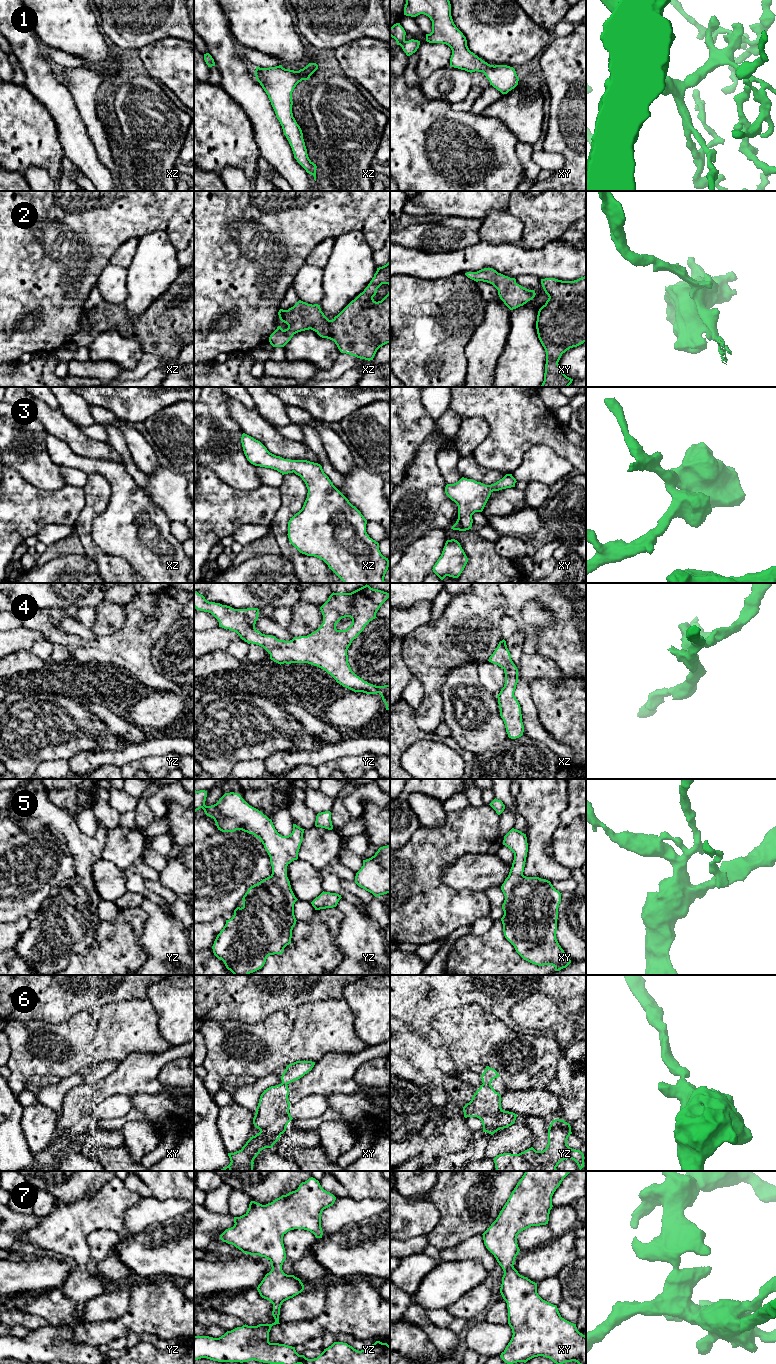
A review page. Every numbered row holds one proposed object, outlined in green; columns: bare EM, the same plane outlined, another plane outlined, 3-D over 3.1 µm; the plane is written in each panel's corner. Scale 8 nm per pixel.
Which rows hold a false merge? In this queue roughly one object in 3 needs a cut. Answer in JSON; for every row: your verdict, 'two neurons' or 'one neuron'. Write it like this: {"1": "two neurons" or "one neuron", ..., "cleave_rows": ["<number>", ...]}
{"1": "one neuron", "2": "one neuron", "3": "one neuron", "4": "one neuron", "5": "one neuron", "6": "two neurons", "7": "one neuron", "cleave_rows": ["6"]}

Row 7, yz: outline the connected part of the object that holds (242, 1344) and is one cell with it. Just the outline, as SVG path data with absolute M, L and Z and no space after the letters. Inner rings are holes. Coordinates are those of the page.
M311 1177L302 1182L298 1189L262 1205L251 1201L247 1212L234 1217L234 1226L226 1229L220 1239L234 1245L243 1253L259 1255L271 1262L271 1271L265 1275L257 1290L260 1296L273 1304L272 1315L275 1322L257 1326L243 1325L227 1331L219 1338L209 1336L194 1336L194 1361L207 1358L218 1362L248 1362L251 1360L270 1364L390 1364L390 1346L376 1341L370 1347L361 1351L343 1342L334 1342L314 1359L299 1355L295 1347L269 1342L271 1327L279 1323L280 1308L284 1301L293 1298L304 1290L301 1280L294 1275L287 1275L282 1270L286 1259L283 1236L290 1230L304 1229L310 1231L316 1238L322 1238L321 1214L324 1209L332 1206L336 1197L324 1190L319 1181Z

